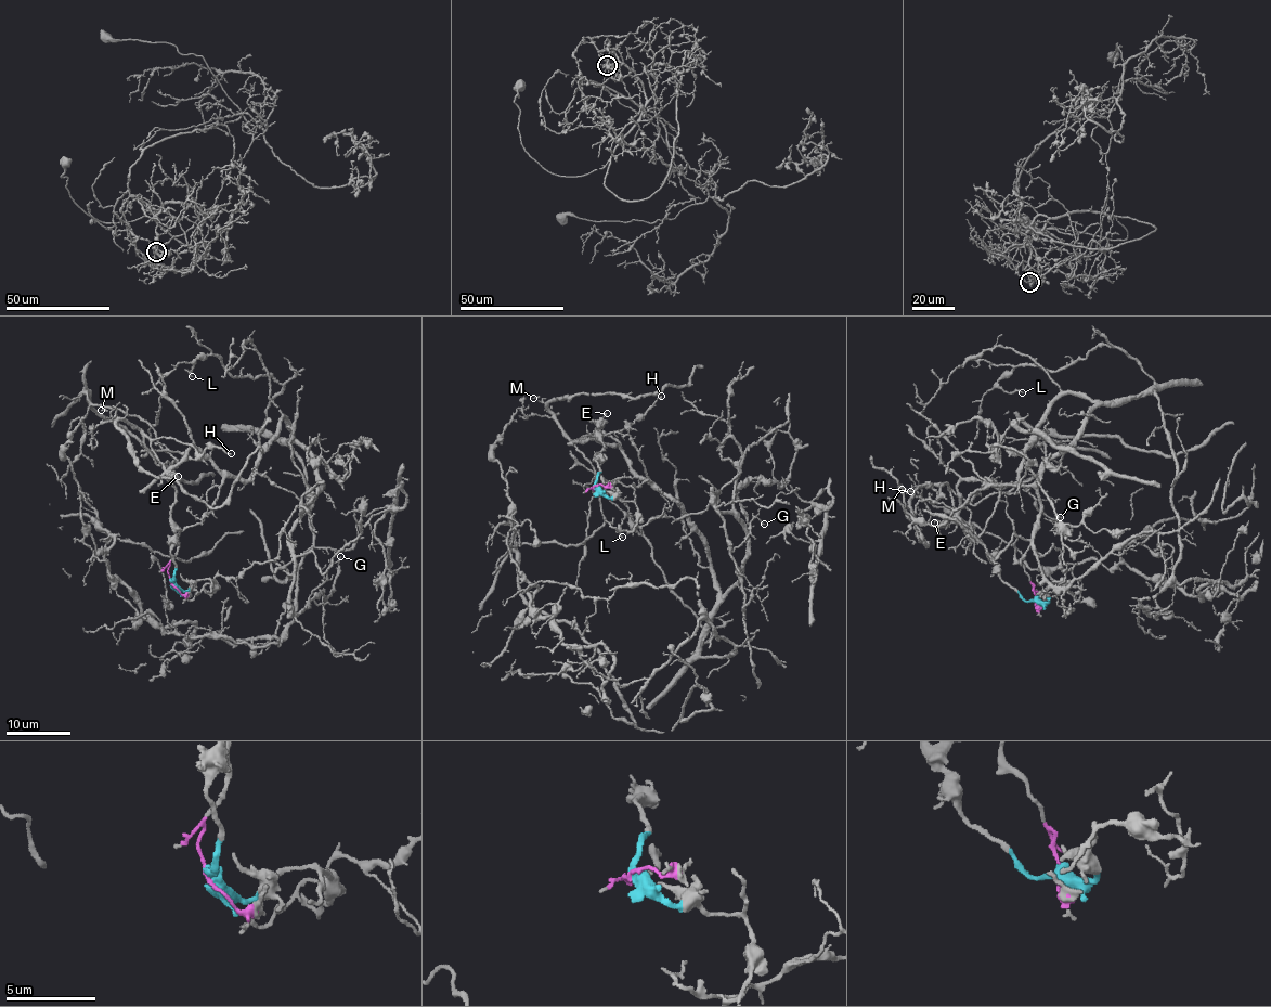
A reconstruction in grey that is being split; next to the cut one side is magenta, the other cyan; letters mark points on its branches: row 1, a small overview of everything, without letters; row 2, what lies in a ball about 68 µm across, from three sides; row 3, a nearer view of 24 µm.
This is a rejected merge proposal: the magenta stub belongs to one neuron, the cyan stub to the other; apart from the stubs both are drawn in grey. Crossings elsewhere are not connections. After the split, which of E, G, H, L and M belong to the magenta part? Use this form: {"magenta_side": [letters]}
{"magenta_side": ["G", "L"]}

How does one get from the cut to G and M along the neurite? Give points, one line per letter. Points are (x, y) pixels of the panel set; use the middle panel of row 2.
G: (594, 487), (648, 480), (673, 498), (723, 595), (747, 532), (713, 493), (729, 553), (749, 521), (764, 523)
M: (596, 487), (596, 460), (600, 460), (597, 454), (602, 442), (594, 437), (571, 438), (542, 399), (532, 398)

